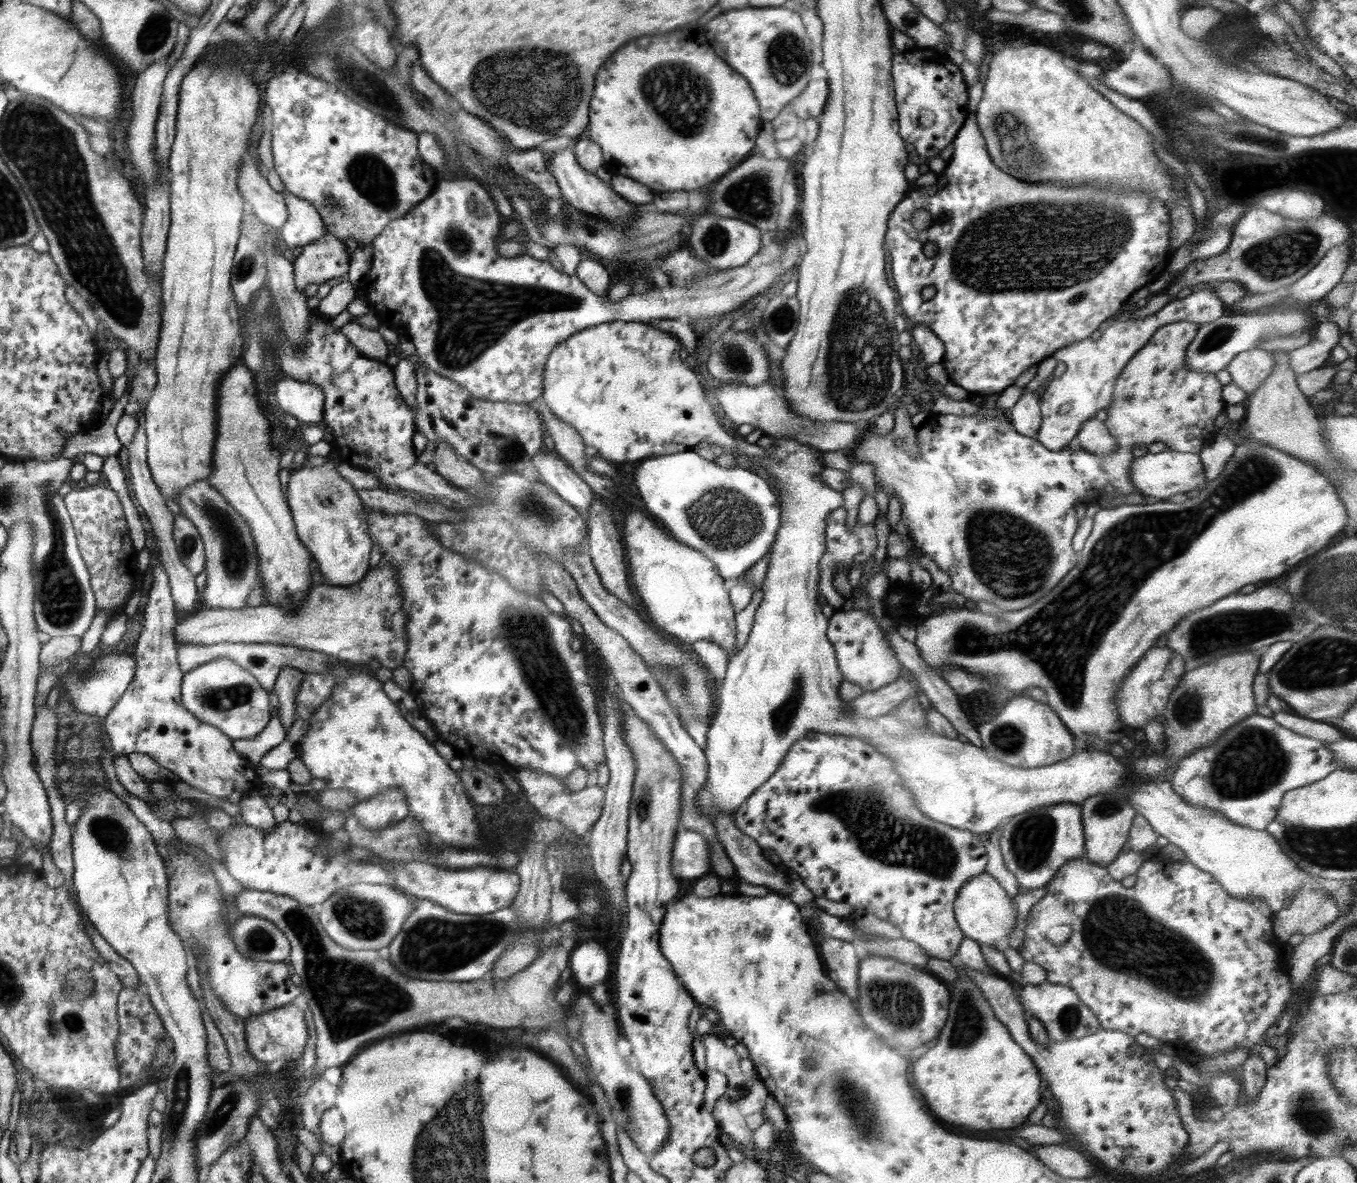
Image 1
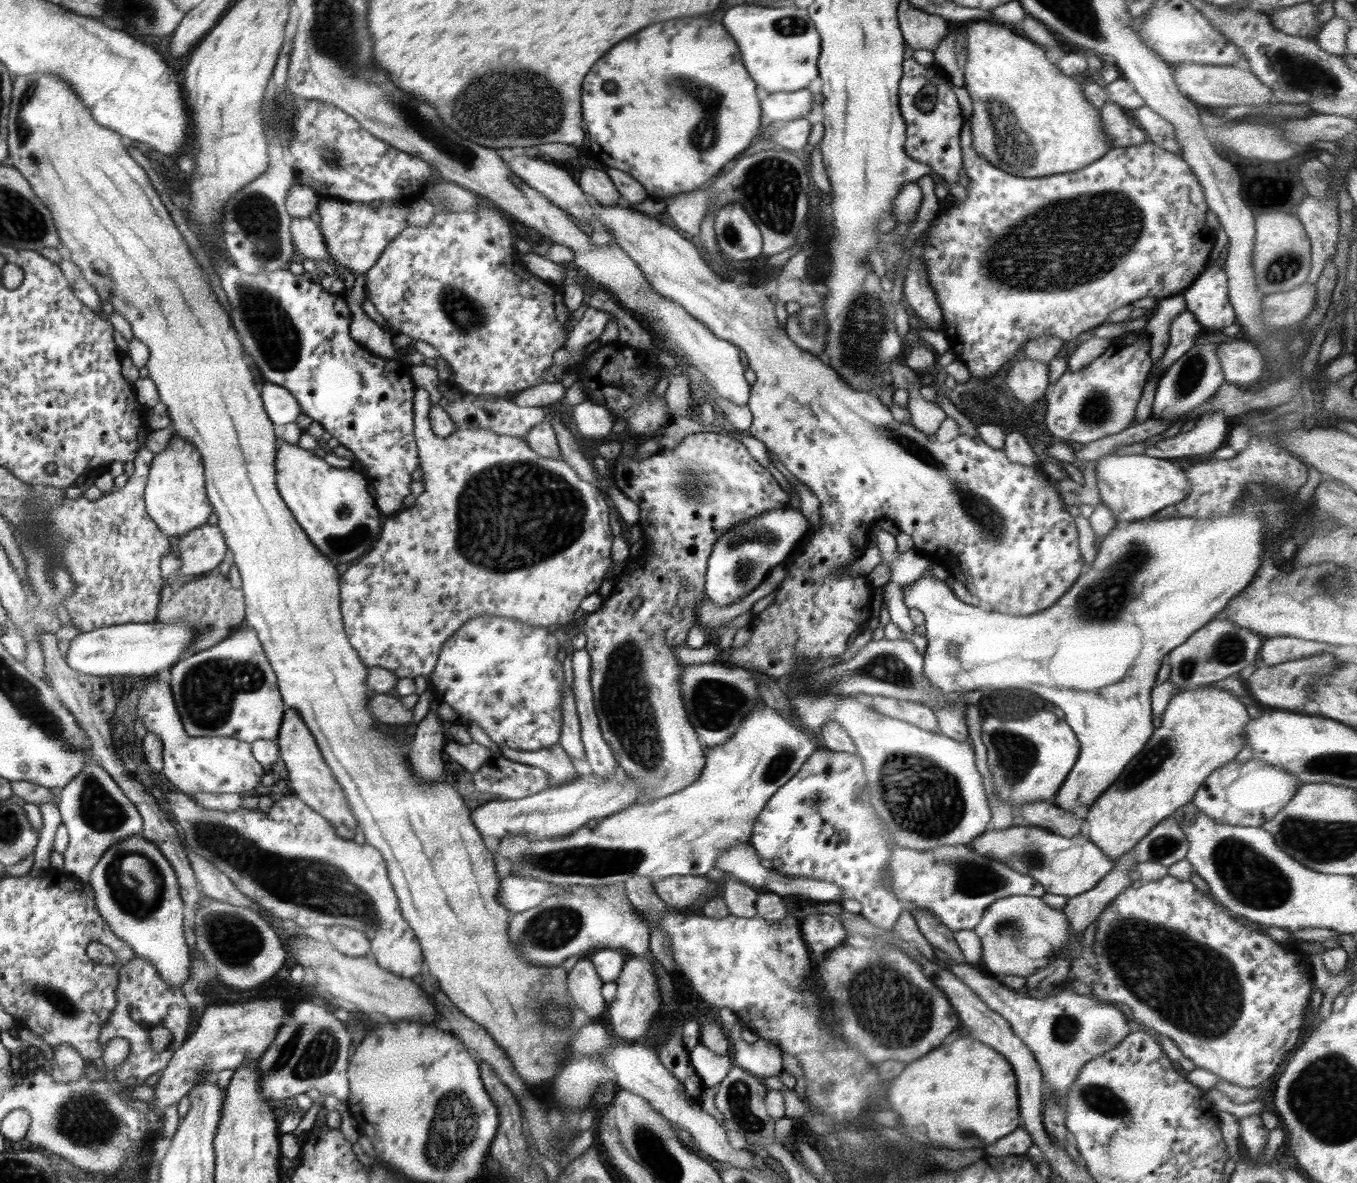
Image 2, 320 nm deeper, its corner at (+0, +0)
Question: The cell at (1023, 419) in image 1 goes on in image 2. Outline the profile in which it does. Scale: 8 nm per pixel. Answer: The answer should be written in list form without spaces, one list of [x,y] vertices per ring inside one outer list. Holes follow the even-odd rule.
[[[1026,358],[1010,366],[1006,384],[1018,402],[1030,406],[1045,396],[1049,375],[1045,362]]]

